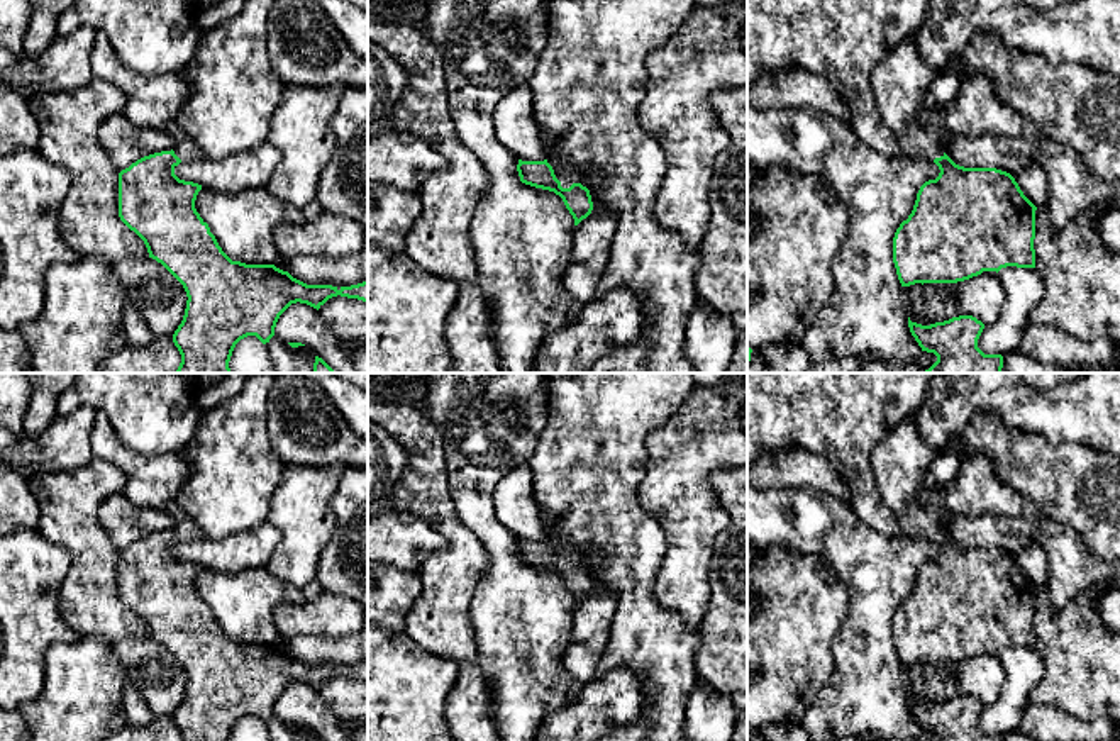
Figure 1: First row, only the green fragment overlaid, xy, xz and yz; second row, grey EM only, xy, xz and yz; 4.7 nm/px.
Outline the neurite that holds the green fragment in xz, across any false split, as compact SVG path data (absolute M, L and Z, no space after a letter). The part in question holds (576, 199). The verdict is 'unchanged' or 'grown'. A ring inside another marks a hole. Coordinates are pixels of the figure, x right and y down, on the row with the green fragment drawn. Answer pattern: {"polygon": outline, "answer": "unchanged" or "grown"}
{"polygon": "M518 159L517 171L520 181L535 188L549 190L559 195L578 226L593 210L590 190L581 185L583 176L571 166L552 170L544 161L522 161Z", "answer": "grown"}

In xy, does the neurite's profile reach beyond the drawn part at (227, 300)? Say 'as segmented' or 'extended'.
extended

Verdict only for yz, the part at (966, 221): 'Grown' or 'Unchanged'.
Grown

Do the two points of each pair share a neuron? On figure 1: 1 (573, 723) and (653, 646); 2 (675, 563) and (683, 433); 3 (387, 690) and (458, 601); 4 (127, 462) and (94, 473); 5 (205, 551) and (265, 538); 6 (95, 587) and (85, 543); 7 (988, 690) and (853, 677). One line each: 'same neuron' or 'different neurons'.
1: different neurons
2: same neuron
3: different neurons
4: different neurons
5: same neuron
6: same neuron
7: different neurons

